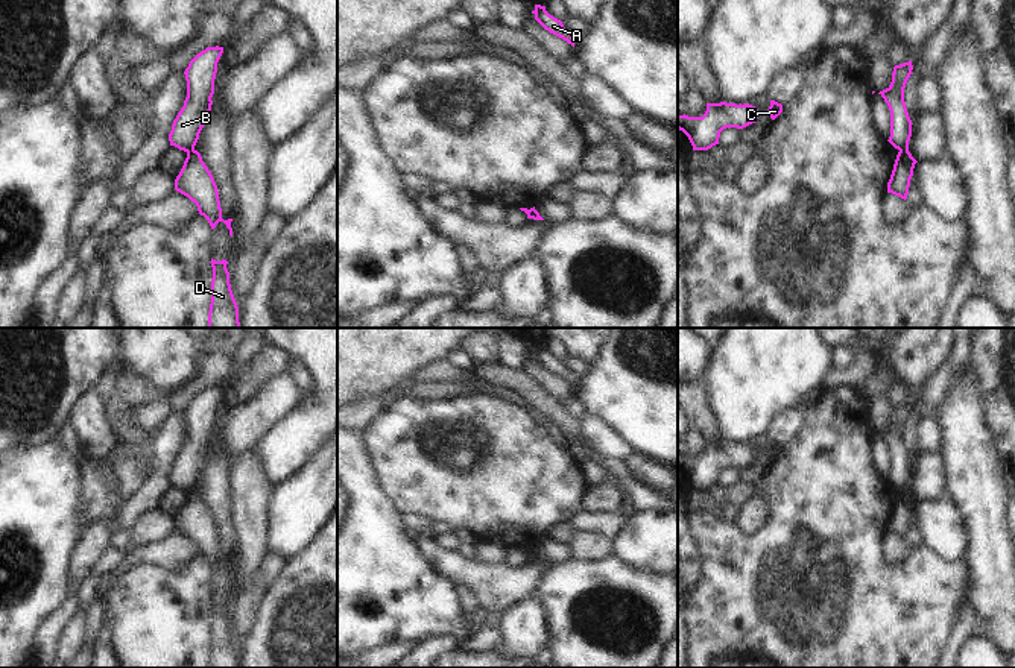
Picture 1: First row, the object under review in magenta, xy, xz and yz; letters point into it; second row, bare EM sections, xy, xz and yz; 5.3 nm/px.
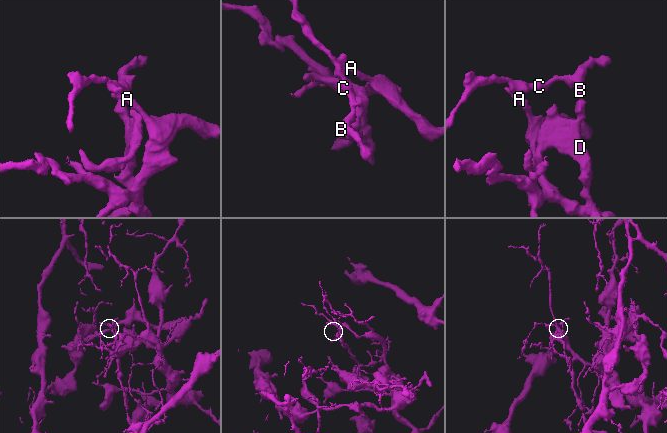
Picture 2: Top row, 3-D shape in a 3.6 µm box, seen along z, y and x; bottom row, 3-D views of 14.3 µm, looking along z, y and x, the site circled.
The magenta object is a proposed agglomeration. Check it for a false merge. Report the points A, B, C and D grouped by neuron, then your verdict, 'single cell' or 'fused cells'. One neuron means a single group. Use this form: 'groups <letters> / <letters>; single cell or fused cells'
groups A B C / D; fused cells

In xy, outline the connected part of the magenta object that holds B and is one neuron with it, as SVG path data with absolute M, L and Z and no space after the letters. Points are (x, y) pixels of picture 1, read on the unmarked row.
M207 387L190 401L184 411L187 437L169 474L170 486L179 490L194 490L205 458L210 457L217 402L222 393L223 387Z

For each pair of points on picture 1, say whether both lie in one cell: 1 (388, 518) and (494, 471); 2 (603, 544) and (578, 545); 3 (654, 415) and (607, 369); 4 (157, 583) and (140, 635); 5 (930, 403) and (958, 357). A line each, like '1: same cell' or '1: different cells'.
1: different cells
2: same cell
3: same cell
4: same cell
5: same cell

